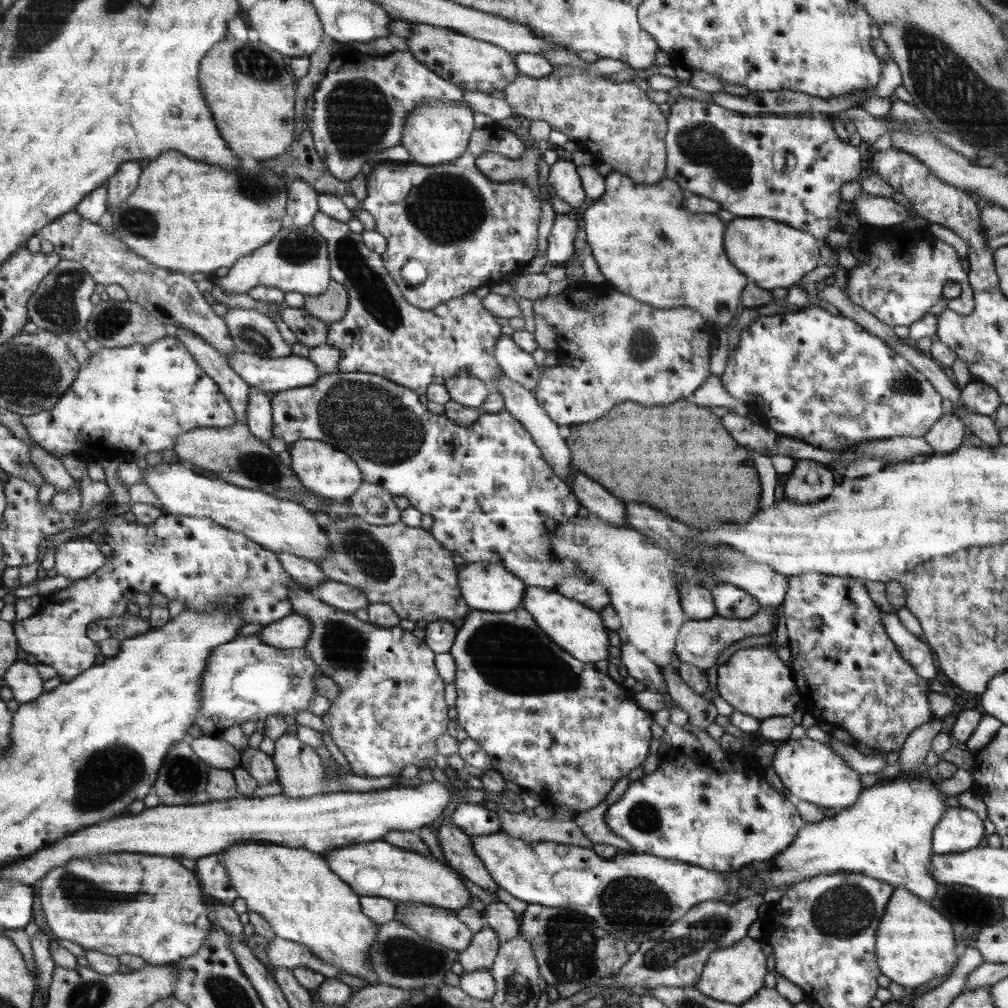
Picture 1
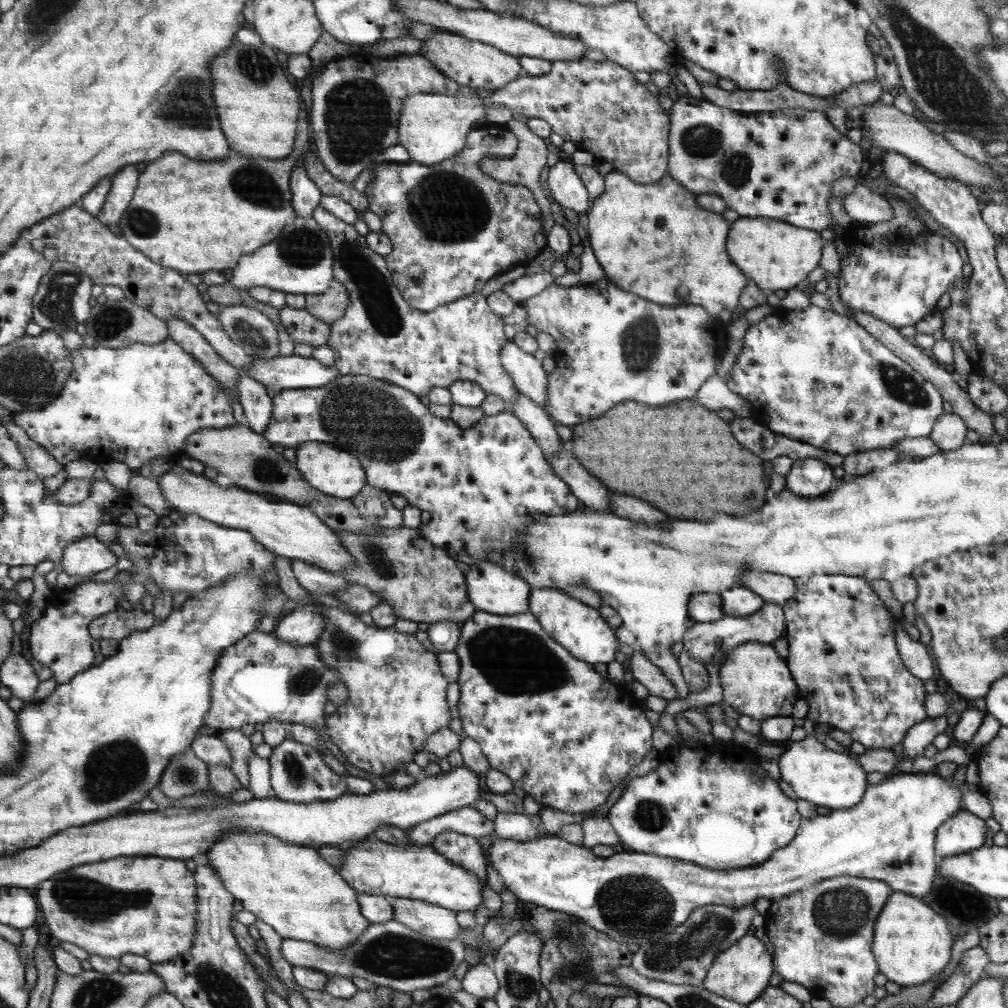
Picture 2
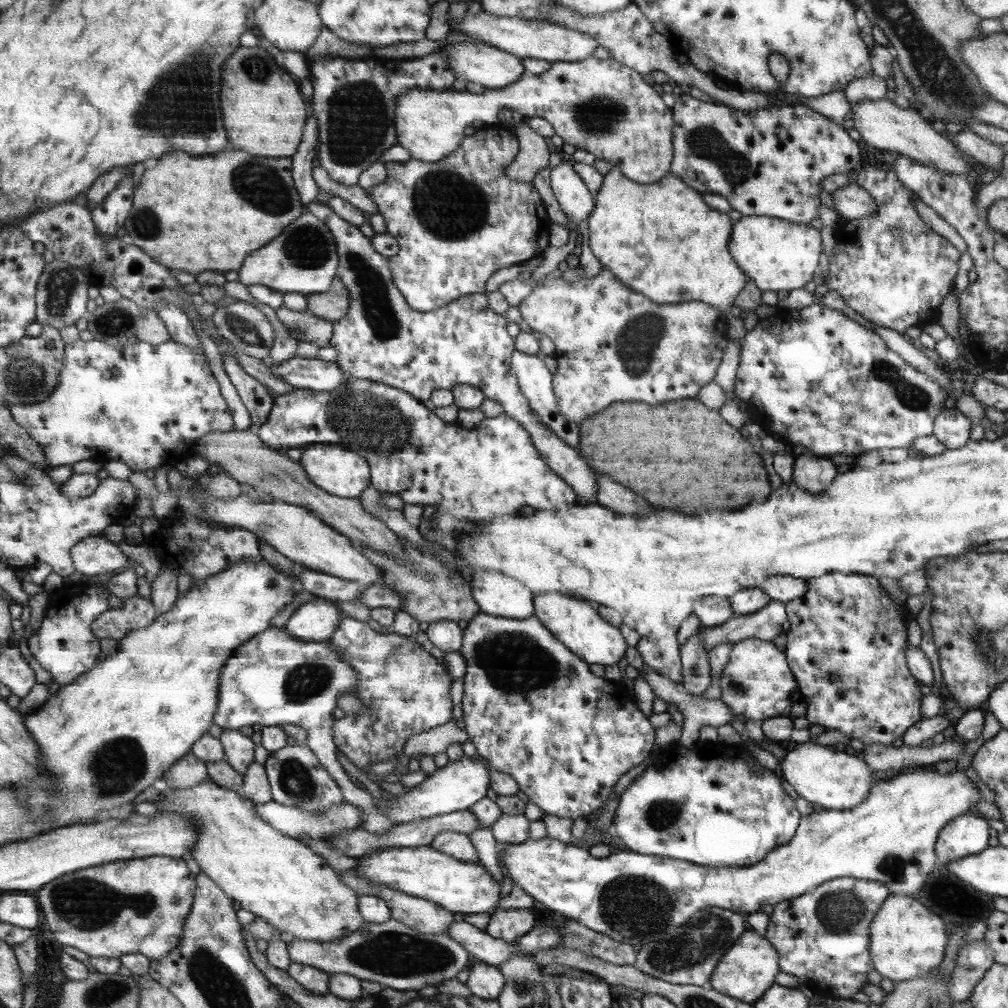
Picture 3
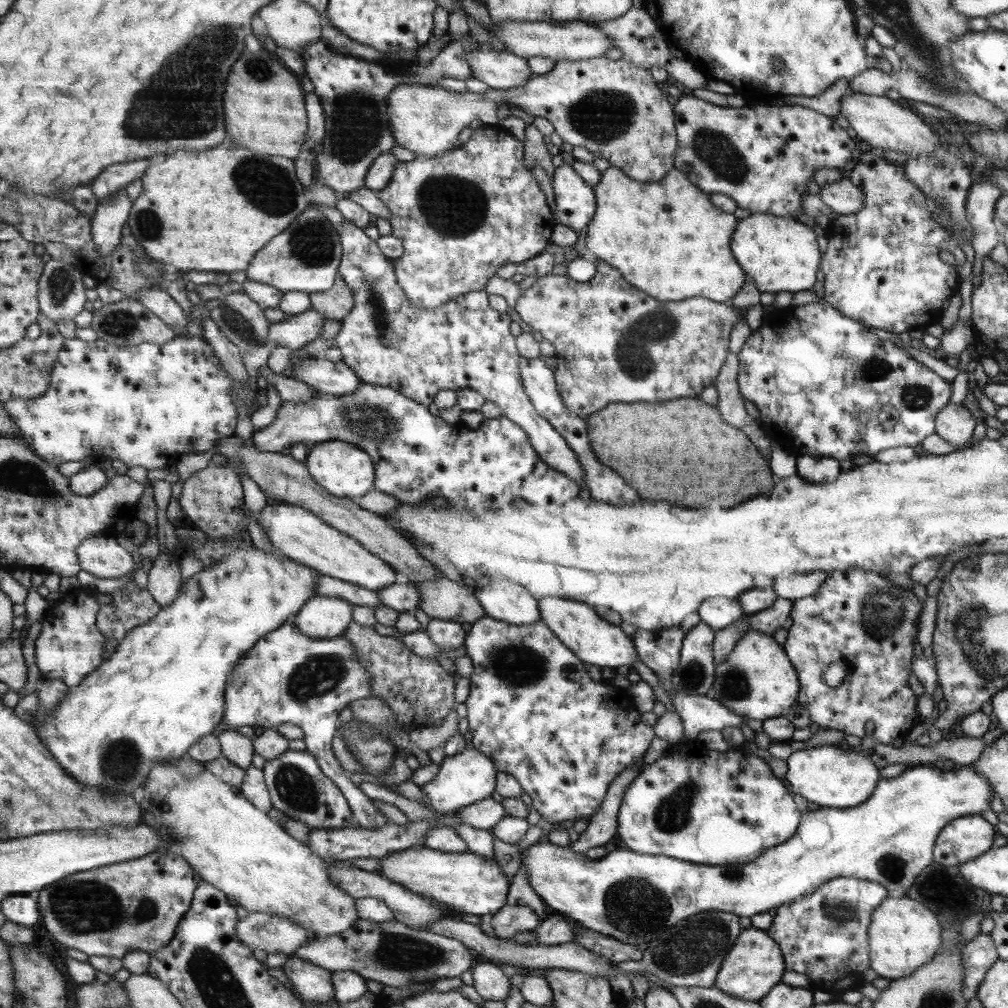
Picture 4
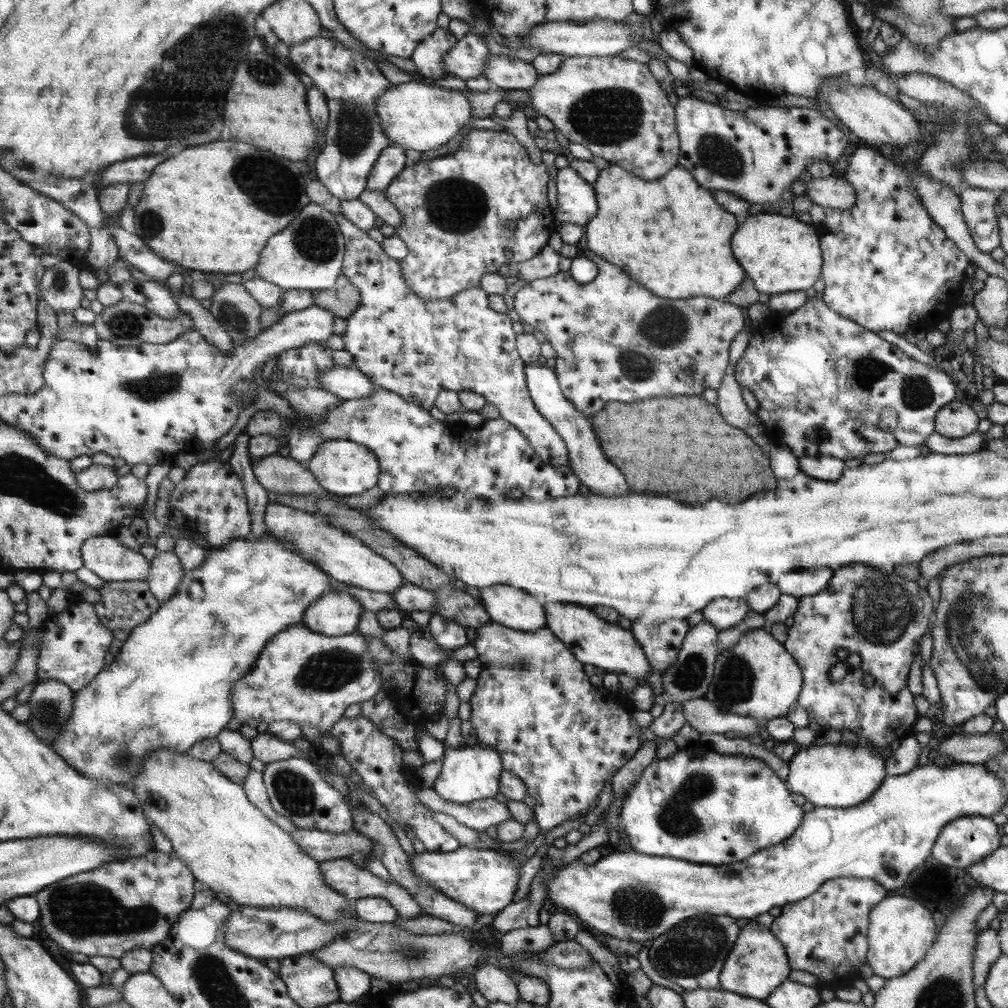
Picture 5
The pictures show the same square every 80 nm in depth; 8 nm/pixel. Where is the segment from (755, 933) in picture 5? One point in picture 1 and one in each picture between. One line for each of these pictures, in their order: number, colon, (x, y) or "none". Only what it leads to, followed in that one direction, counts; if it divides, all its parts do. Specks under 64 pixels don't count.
1: (733, 974)
2: (741, 972)
3: (746, 969)
4: (754, 964)

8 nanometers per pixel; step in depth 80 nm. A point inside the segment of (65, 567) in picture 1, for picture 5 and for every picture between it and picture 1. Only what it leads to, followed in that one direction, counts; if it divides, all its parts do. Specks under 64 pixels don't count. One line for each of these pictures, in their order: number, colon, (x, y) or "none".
2: (87, 556)
3: (94, 555)
4: (102, 556)
5: (104, 555)

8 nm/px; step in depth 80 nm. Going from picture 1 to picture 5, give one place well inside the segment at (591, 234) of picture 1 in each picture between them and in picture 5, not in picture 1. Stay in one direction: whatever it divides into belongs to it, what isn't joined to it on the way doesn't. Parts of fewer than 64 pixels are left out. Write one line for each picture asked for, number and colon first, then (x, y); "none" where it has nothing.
2: (649, 238)
3: (660, 239)
4: (655, 234)
5: (669, 235)

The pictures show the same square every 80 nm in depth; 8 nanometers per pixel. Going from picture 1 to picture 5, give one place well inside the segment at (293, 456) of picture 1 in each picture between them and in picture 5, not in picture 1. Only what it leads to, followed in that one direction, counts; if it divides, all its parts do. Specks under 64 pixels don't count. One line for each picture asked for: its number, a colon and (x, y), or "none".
2: (333, 472)
3: (335, 470)
4: (345, 471)
5: (343, 468)

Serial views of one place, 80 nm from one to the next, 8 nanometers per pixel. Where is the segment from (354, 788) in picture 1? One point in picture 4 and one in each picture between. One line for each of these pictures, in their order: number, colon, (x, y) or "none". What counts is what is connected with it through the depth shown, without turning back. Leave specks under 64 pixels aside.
2: (297, 774)
3: (296, 777)
4: (296, 785)

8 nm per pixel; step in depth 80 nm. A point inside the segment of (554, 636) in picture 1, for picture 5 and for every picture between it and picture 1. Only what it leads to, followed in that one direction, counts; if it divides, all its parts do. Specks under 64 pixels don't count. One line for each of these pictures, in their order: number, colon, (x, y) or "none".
2: (581, 629)
3: (577, 624)
4: (577, 625)
5: (614, 650)

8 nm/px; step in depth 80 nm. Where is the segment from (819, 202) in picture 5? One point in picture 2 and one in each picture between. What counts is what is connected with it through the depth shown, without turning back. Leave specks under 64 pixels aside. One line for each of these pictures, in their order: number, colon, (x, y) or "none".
2: (862, 205)
3: (850, 202)
4: (841, 197)

